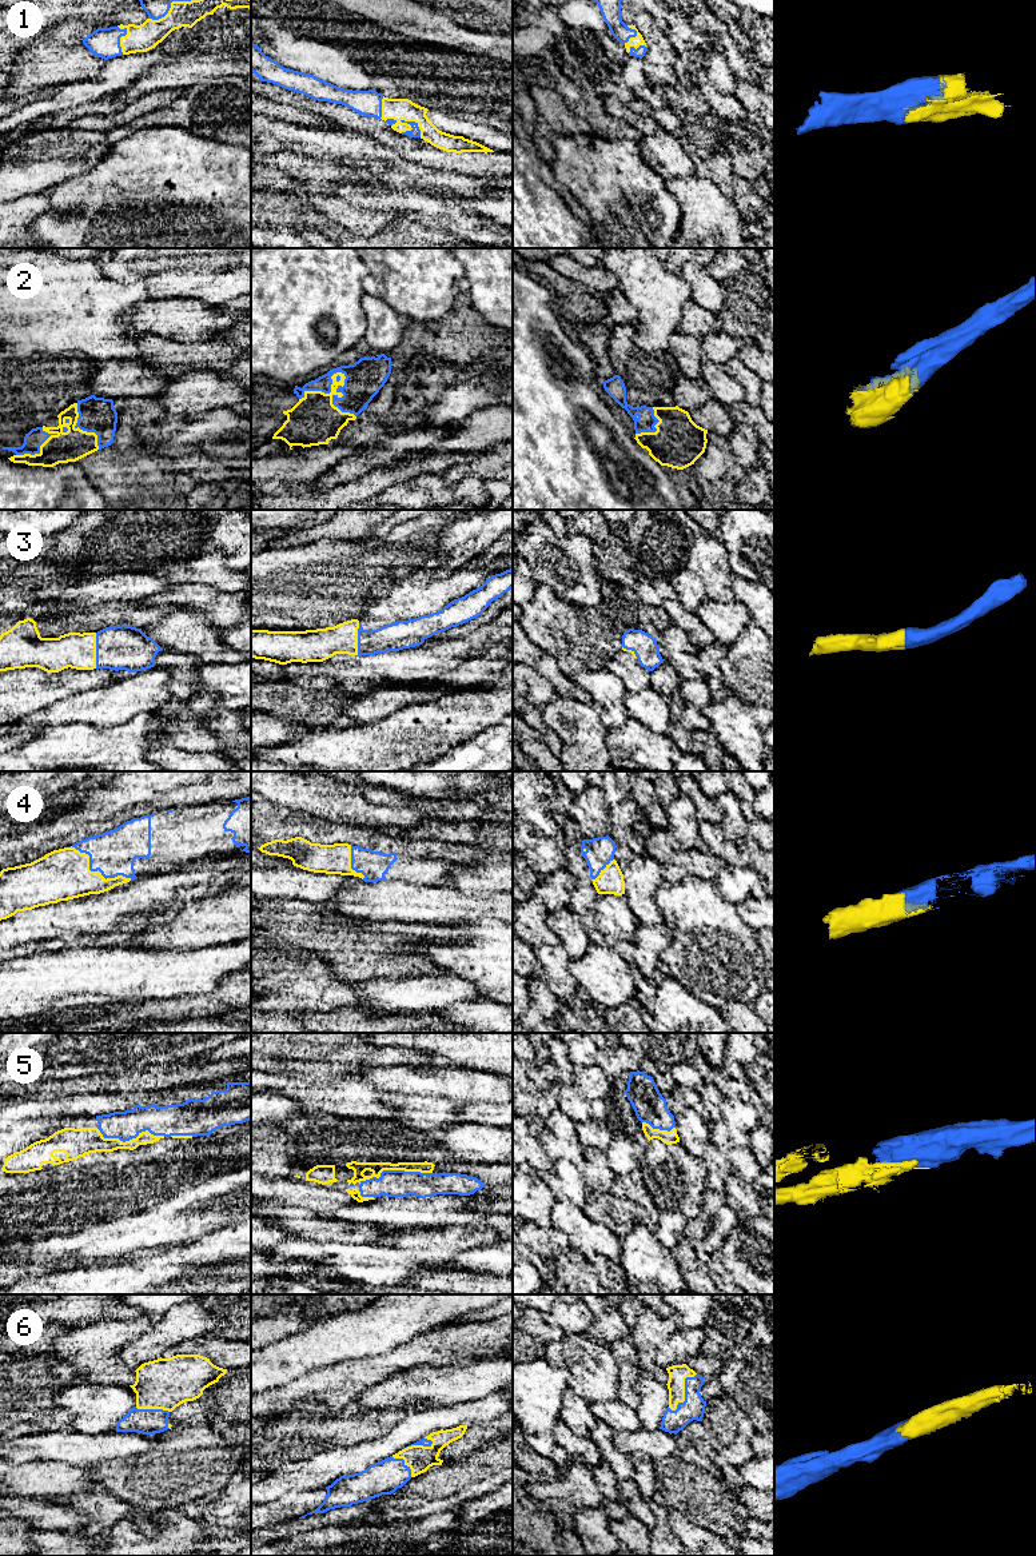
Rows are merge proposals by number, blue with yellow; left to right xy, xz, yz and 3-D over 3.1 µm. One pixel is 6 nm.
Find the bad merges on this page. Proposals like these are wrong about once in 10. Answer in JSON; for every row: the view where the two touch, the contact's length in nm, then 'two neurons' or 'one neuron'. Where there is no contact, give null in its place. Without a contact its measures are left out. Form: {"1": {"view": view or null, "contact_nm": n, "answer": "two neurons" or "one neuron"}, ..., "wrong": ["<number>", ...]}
{"1": {"view": "xz", "contact_nm": 170, "answer": "one neuron"}, "2": {"view": "xz", "contact_nm": 360, "answer": "one neuron"}, "3": {"view": "xy", "contact_nm": 220, "answer": "one neuron"}, "4": {"view": "xy", "contact_nm": 420, "answer": "one neuron"}, "5": {"view": "xz", "contact_nm": 440, "answer": "one neuron"}, "6": {"view": "yz", "contact_nm": 280, "answer": "one neuron"}, "wrong": []}

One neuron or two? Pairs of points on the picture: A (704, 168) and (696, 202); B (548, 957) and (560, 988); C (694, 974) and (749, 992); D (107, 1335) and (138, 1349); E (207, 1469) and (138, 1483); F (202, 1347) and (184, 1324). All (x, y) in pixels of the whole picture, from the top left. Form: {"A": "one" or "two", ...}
{"A": "two", "B": "one", "C": "one", "D": "two", "E": "one", "F": "two"}

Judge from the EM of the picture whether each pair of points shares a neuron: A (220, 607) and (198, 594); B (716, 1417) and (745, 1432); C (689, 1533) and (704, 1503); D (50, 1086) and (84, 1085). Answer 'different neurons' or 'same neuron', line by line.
A: same neuron
B: same neuron
C: different neurons
D: same neuron

